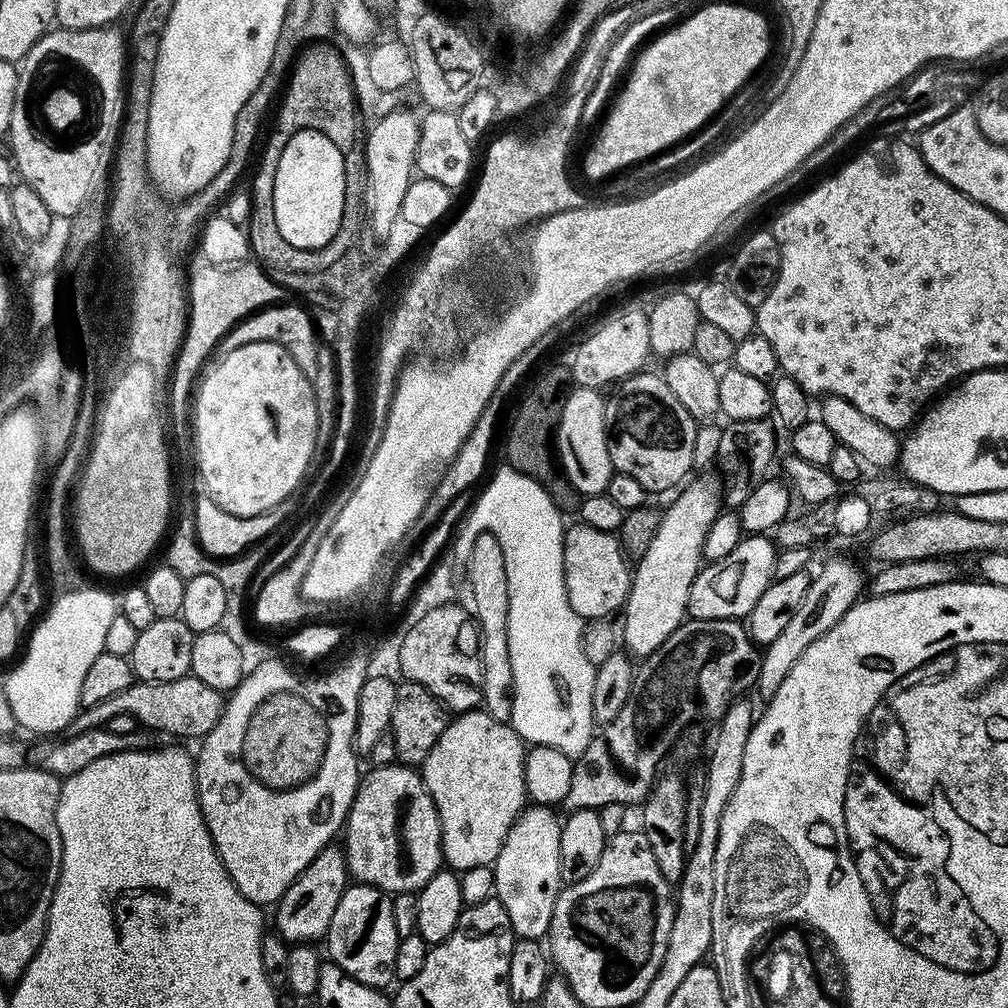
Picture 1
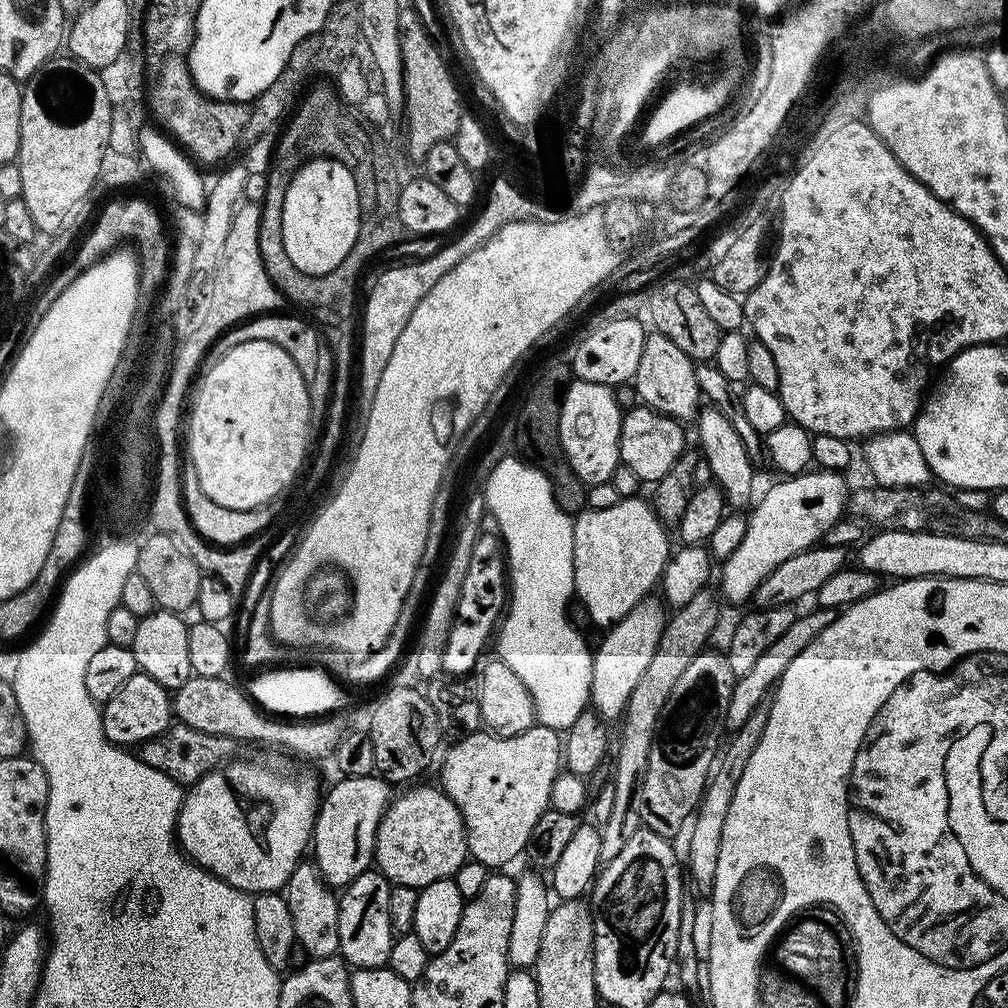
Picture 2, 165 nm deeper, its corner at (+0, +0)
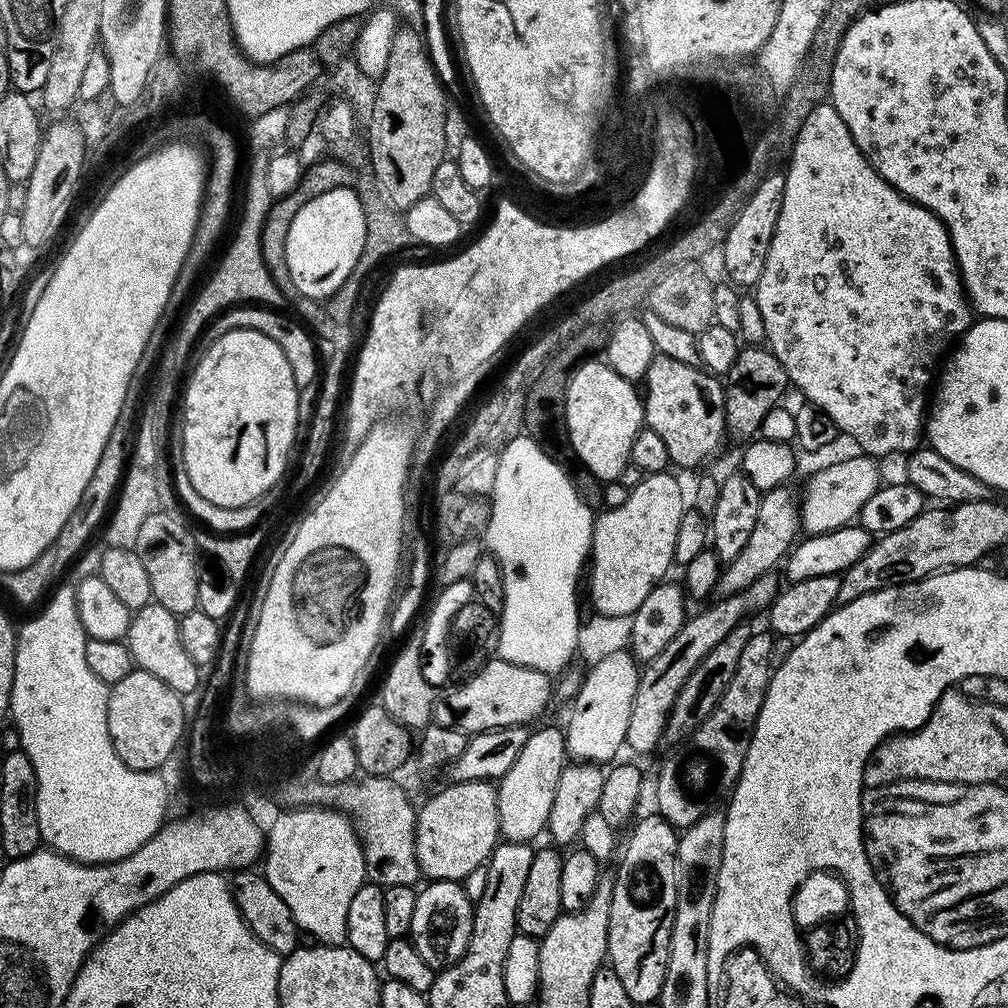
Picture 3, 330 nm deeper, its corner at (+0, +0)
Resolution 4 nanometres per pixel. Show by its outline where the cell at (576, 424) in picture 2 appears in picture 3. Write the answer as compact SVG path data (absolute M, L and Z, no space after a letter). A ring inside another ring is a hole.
M593 358L580 365L579 368L573 372L570 382L568 383L568 393L564 399L566 406L566 422L568 423L568 440L572 444L572 451L577 461L581 460L583 467L591 472L596 477L597 481L607 482L610 480L619 480L622 470L632 459L632 447L634 446L634 438L640 433L641 428L645 427L646 421L644 419L644 402L641 393L636 393L637 385L631 380L622 378L622 374L618 374L613 368L609 366L603 359Z

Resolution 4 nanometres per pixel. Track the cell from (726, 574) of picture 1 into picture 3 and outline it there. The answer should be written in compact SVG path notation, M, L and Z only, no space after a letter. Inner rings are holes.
M863 454L807 477L804 501L802 498L798 504L801 529L805 533L817 536L853 523L859 517L860 510L868 498L875 494L882 484L877 464L879 463L873 457Z

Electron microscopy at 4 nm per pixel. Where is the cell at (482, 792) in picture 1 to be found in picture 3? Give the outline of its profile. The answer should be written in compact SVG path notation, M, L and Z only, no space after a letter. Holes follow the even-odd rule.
M540 728L529 735L528 741L518 754L517 760L504 776L500 777L496 789L498 798L498 818L500 819L500 835L508 842L532 842L539 832L548 827L550 806L554 806L554 790L558 790L558 778L566 763L566 736L556 728Z

